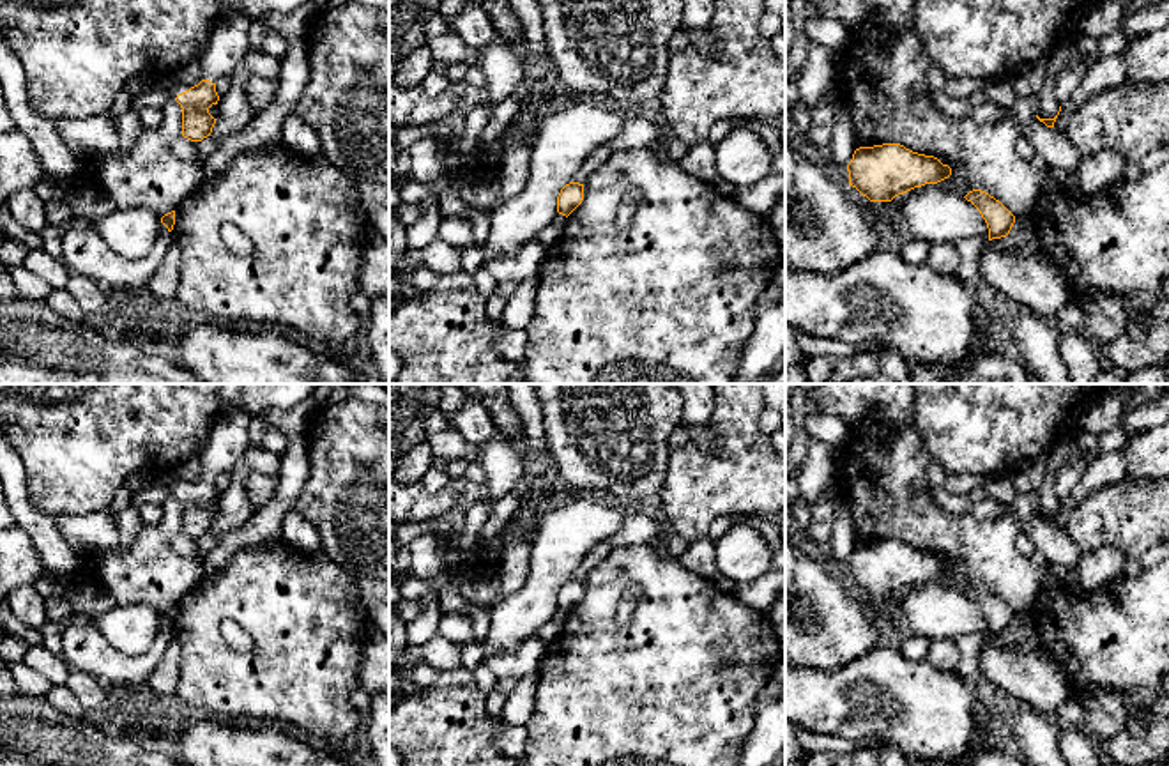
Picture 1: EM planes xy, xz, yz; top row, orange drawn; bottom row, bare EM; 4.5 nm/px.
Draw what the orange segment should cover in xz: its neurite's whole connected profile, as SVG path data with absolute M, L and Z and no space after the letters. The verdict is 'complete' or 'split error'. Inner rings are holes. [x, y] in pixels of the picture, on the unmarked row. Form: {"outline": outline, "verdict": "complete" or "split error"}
{"outline": "M569 578L566 580L557 593L557 609L569 612L584 596L584 580Z", "verdict": "complete"}

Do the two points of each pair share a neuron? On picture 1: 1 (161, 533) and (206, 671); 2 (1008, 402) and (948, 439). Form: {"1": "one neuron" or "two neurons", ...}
{"1": "two neurons", "2": "one neuron"}

